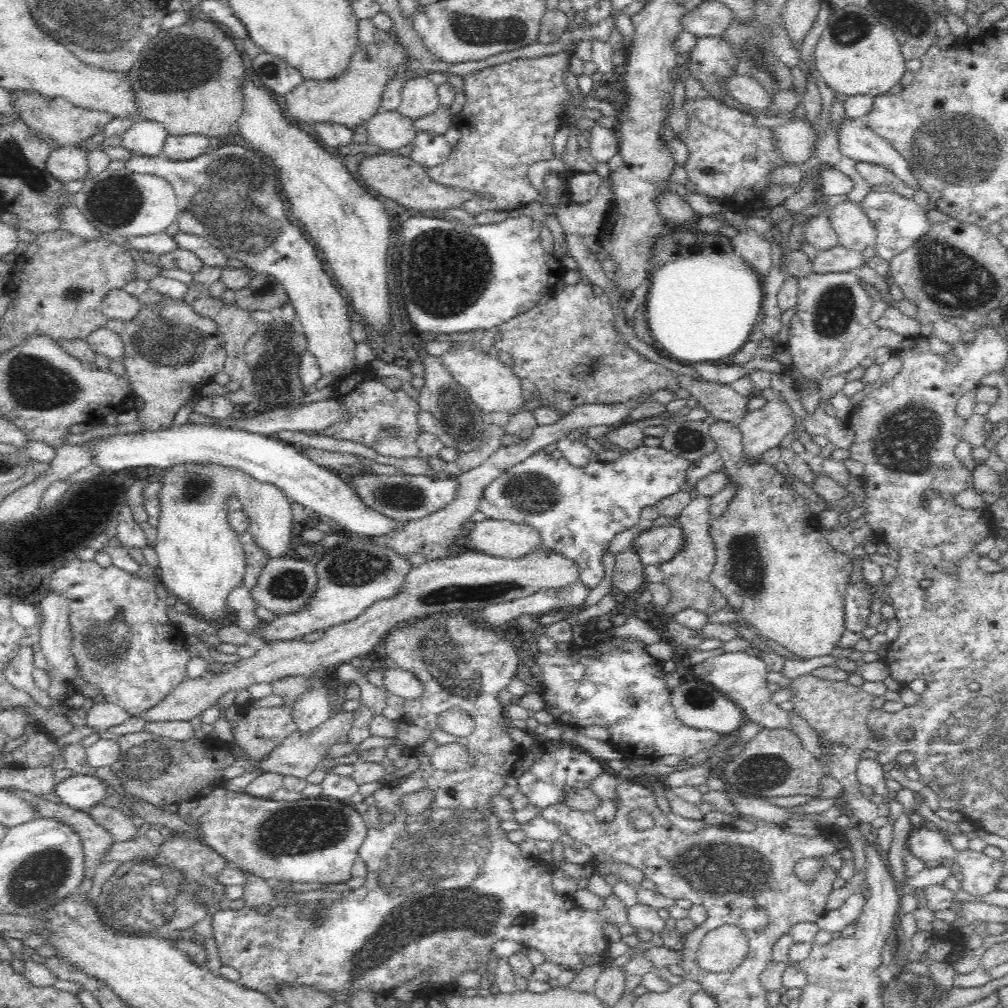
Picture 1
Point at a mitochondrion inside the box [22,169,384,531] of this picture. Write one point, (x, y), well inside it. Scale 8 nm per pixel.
(168, 343)

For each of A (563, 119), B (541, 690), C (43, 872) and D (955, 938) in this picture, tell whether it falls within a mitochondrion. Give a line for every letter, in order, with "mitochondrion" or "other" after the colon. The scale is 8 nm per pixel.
A: other
B: other
C: mitochondrion
D: other

